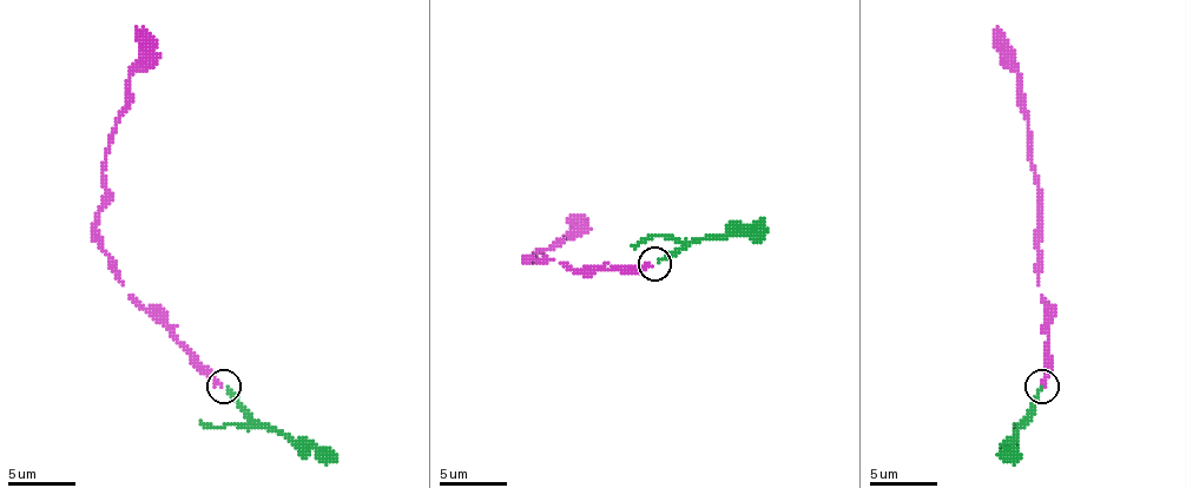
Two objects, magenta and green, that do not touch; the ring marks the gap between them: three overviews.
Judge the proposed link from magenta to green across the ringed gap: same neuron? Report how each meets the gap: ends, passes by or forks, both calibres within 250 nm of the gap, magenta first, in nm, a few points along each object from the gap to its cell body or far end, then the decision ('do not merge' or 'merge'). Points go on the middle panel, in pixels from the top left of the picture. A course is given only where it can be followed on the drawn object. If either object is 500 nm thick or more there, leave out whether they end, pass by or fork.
magenta ends; green ends; calibres 240 and 160 nm; course magenta (652, 266), (567, 269), (553, 259), (526, 259), (537, 259), (533, 256), (571, 229), (567, 218); course green (659, 263), (692, 238), (753, 236), (768, 229); merge

